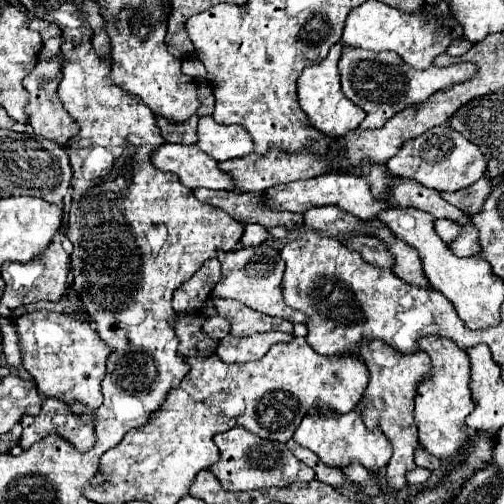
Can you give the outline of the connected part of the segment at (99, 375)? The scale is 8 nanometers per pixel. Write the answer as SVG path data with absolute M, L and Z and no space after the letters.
M40 309L18 317L16 331L20 337L24 369L34 377L38 391L44 397L56 397L64 403L76 399L90 405L92 409L102 405L100 383L106 375L110 347L98 337L90 321L70 313Z

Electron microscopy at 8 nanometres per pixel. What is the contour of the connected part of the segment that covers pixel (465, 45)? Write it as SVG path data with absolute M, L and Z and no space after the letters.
M460 37L460 39L454 39L454 41L448 45L446 53L448 53L448 55L458 57L458 55L464 55L464 53L466 53L470 47L472 47L472 43L470 43L470 41L466 41L464 37Z

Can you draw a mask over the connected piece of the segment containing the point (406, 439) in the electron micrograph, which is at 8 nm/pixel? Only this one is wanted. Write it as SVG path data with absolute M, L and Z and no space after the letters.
M364 341L360 357L364 359L364 363L370 371L370 383L368 383L360 403L356 405L356 409L360 411L364 425L368 429L380 427L380 431L386 437L390 437L390 443L394 447L394 455L386 467L386 485L384 487L392 489L392 491L400 491L408 485L406 473L410 469L416 469L414 451L420 445L418 445L416 429L414 429L412 409L414 409L416 385L420 385L424 379L428 379L432 375L430 357L424 351L414 353L414 355L402 355L402 353L394 351L392 347L384 345L382 341Z

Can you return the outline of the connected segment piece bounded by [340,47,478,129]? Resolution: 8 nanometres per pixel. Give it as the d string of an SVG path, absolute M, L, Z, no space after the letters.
M350 47L340 57L340 75L342 75L342 93L366 111L366 119L360 123L360 129L382 127L390 117L398 115L410 105L420 105L436 91L442 91L450 85L468 81L478 71L474 63L454 63L448 67L430 67L430 69L414 69L402 61L392 51L366 51L358 47Z

